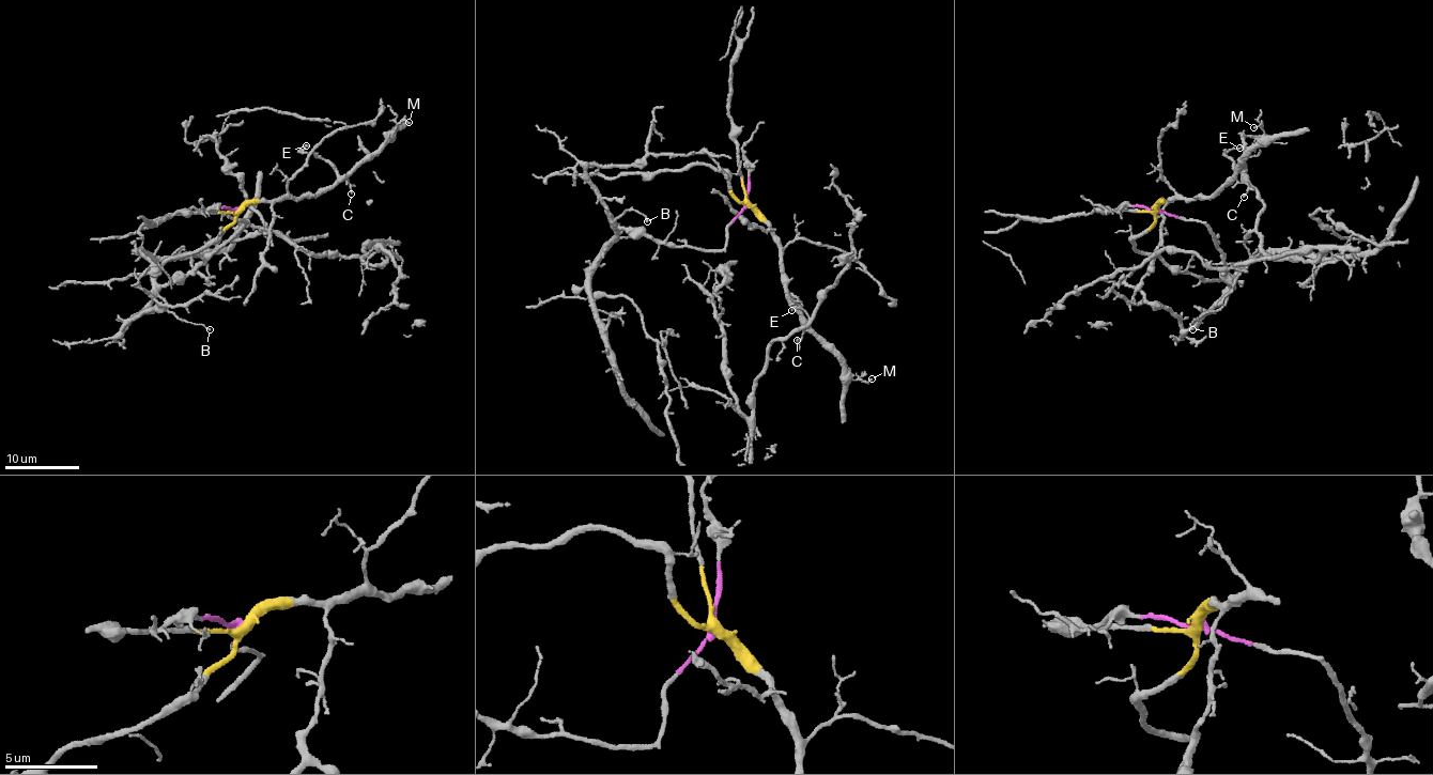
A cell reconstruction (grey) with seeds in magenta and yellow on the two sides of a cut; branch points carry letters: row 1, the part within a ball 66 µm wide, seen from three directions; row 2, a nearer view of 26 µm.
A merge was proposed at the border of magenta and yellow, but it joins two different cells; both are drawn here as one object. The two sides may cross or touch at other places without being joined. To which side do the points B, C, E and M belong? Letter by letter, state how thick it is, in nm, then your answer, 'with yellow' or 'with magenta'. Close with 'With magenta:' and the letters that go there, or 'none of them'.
B: 140 nm thick; with magenta
C: 110 nm thick; with yellow
E: 150 nm thick; with yellow
M: 110 nm thick; with yellow
With magenta: B

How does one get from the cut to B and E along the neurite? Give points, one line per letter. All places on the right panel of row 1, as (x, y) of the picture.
B: (1154, 210), (1206, 225), (1226, 258), (1226, 274), (1233, 278), (1226, 304), (1190, 323), (1192, 328)
E: (1153, 210), (1158, 210), (1166, 201), (1216, 197), (1231, 180), (1235, 169), (1232, 159), (1223, 153), (1239, 148)

